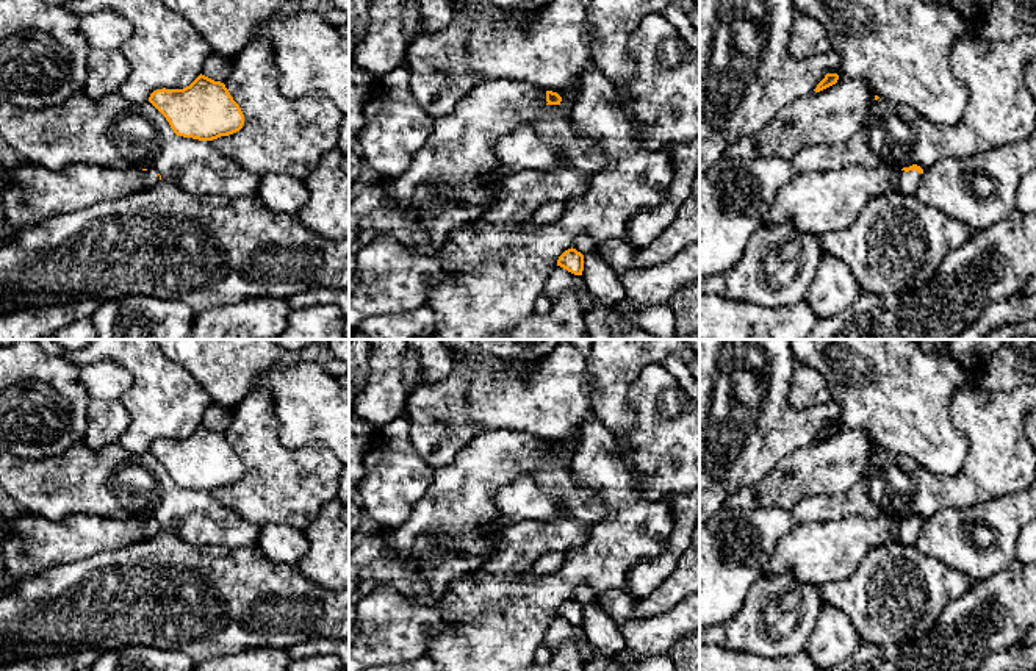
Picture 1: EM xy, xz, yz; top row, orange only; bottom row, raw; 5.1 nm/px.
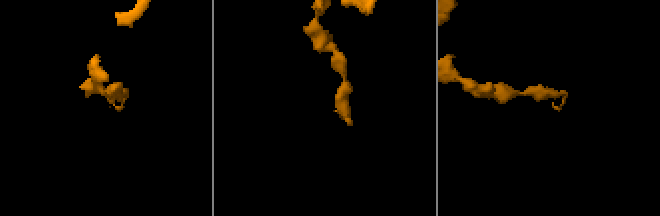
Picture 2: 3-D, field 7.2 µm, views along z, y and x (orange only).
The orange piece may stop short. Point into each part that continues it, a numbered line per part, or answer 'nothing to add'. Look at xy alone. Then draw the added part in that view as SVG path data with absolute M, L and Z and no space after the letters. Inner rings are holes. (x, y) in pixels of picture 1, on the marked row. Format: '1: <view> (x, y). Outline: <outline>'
1: xy (33, 194). Outline: M17 158L2 196L3 217L8 228L34 227L103 200L147 191L158 181L153 167L110 169L78 163L53 172Z

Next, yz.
1: yz (822, 202). Outline: M861 166L793 175L775 197L767 222L790 222L800 233L820 238L848 228L875 197L894 191L915 194L922 175Z

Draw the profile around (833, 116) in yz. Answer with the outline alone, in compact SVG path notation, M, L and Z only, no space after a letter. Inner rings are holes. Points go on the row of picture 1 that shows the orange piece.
M840 75L836 84L793 100L765 128L729 145L723 156L792 161L806 147L845 145L859 133L875 95L864 80Z

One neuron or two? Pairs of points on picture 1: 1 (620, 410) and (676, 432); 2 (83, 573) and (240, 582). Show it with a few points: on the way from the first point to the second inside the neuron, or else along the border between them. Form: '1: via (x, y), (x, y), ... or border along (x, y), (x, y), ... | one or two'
1: border along (636, 379), (629, 388), (634, 427), (617, 437) | two
2: via (122, 571), (147, 571), (157, 562), (201, 566) | one

